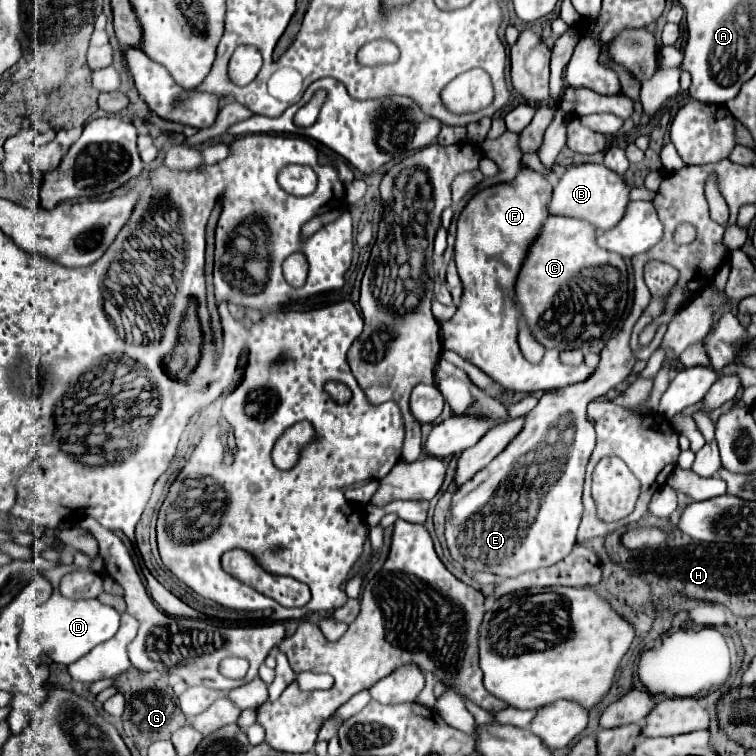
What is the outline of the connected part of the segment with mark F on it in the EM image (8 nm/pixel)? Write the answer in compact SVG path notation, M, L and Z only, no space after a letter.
M522 169L512 183L500 183L476 193L458 217L454 259L464 293L454 317L440 326L440 340L443 350L458 353L506 391L550 391L586 381L594 373L594 369L586 365L564 365L556 349L548 349L546 357L534 365L524 359L516 341L522 321L522 311L516 305L516 279L532 243L538 239L550 215L550 195L552 185L544 175Z

